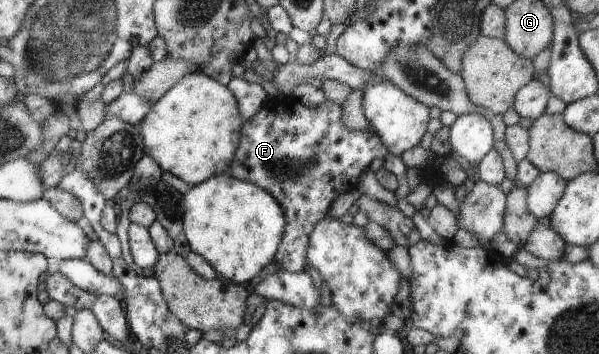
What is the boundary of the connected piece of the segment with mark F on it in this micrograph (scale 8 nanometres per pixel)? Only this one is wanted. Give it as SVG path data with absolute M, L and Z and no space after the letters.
M293 96L269 98L261 110L245 122L239 137L239 147L235 151L235 159L228 171L229 175L245 182L251 182L260 189L271 193L285 215L286 228L275 261L280 271L301 272L305 270L309 235L315 225L326 217L334 201L341 194L354 191L358 187L361 173L368 169L374 159L386 161L390 152L382 140L369 131L349 131L341 121L342 107L325 101L317 107L307 107Z

